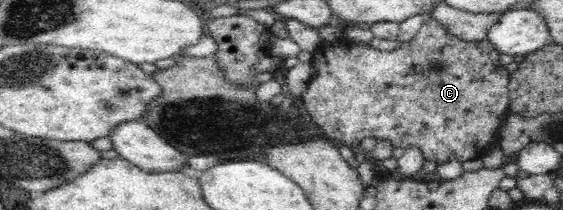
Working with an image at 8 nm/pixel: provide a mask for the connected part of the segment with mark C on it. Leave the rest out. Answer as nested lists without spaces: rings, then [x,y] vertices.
[[[430,18],[424,21],[418,30],[417,35],[410,41],[402,44],[400,48],[392,51],[375,50],[371,45],[355,44],[351,40],[343,39],[337,44],[321,44],[320,48],[312,53],[310,59],[313,67],[313,80],[309,83],[307,90],[301,94],[300,98],[303,100],[303,106],[307,109],[307,113],[311,115],[311,120],[323,129],[323,132],[330,139],[339,140],[342,146],[348,146],[350,149],[358,150],[363,138],[371,138],[374,136],[376,140],[389,140],[392,142],[394,148],[407,148],[407,146],[416,146],[421,150],[425,161],[431,160],[435,164],[443,164],[449,162],[451,159],[459,162],[467,162],[473,158],[481,157],[483,152],[489,147],[497,147],[500,139],[500,122],[502,116],[509,111],[509,95],[508,86],[510,75],[504,67],[498,67],[499,62],[498,52],[491,43],[487,40],[479,42],[463,41],[446,31],[446,28],[439,24],[436,20]]]

